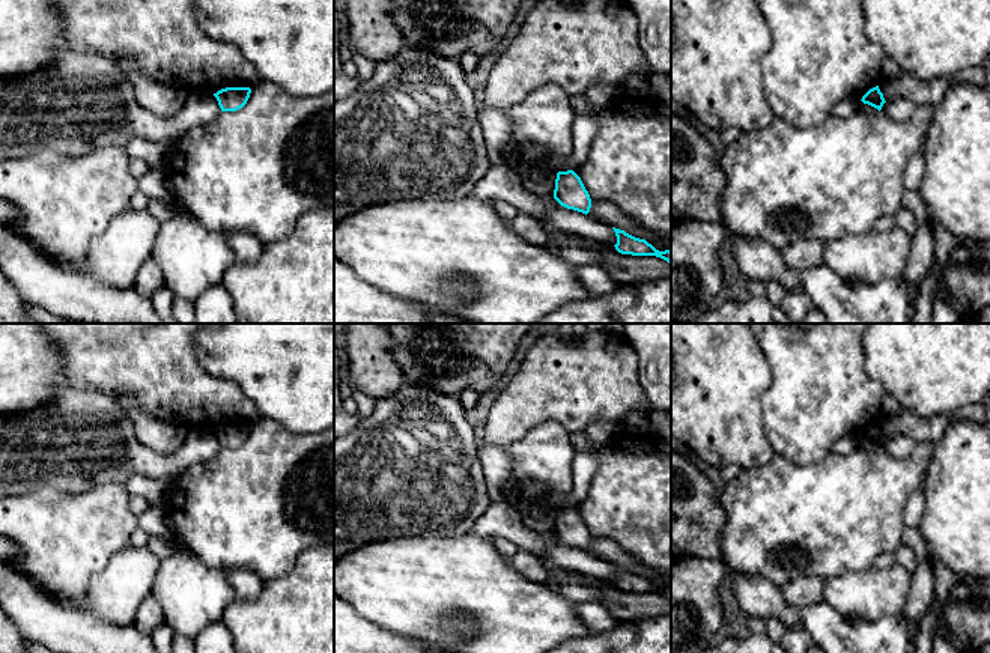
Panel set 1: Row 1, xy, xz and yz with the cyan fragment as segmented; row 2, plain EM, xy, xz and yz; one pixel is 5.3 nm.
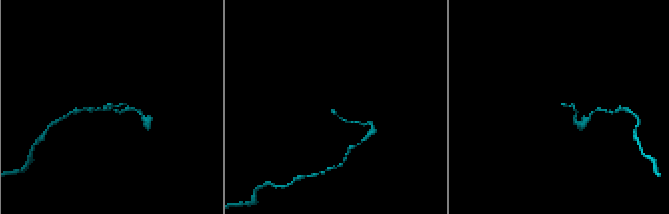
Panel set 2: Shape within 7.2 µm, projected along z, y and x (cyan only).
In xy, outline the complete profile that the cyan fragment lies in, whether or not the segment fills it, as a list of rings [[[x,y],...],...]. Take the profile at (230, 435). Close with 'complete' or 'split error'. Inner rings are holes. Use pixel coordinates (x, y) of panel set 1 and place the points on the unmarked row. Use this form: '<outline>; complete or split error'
[[[226,424],[214,430],[214,433],[221,448],[236,448],[247,441],[250,430],[250,424]]]; complete

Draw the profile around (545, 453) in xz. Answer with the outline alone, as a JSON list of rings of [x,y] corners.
[[[545,421],[503,450],[510,454],[516,481],[536,480],[560,494],[572,491],[572,462],[578,451],[572,433],[560,423]]]

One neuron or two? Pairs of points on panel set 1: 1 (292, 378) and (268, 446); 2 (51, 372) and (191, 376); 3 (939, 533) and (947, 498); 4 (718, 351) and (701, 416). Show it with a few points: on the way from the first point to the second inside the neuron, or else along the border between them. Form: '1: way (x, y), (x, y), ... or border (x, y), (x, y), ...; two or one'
1: border (261, 414), (294, 432), (309, 434); two
2: border (50, 339), (57, 348), (63, 373), (75, 385); two
3: way (947, 524), (947, 507); one
4: way (718, 367), (715, 399); one

